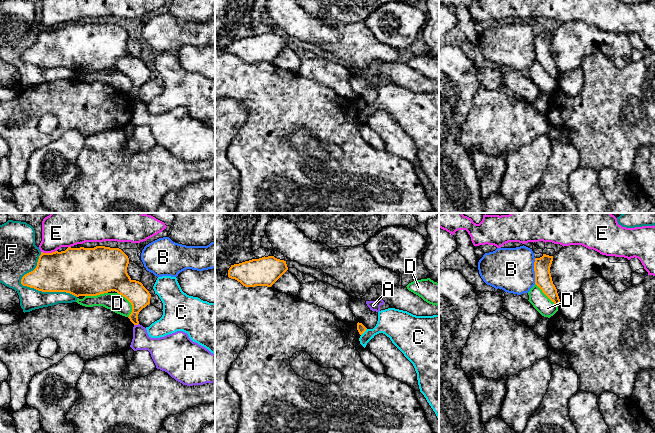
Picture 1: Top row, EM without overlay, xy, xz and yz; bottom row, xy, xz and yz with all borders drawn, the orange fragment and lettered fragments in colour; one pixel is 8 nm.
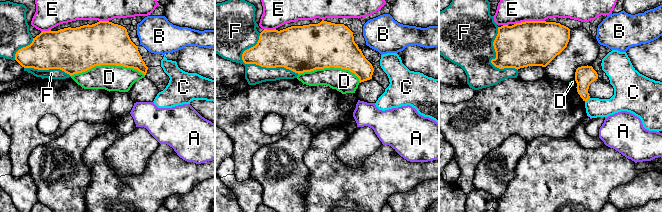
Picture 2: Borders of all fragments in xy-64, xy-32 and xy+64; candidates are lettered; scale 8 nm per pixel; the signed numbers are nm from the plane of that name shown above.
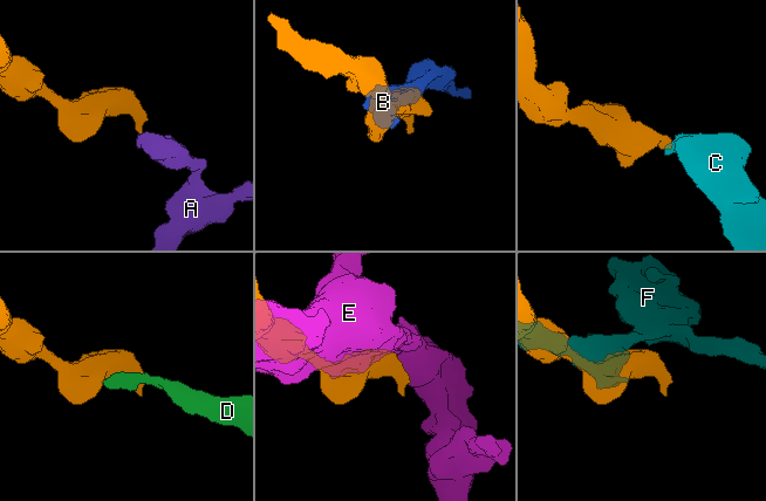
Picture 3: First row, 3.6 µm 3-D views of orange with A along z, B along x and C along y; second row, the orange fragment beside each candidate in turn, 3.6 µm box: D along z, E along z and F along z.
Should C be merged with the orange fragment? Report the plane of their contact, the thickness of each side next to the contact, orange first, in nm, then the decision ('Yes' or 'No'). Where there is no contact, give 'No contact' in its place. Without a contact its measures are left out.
Touches orange in xz. Thickness 70 nm (orange) against 240 nm. No

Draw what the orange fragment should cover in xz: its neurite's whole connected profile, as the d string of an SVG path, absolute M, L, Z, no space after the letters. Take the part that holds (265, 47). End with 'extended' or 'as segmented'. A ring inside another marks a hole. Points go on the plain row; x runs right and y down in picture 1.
M274 32L252 35L231 41L228 53L245 63L271 63L288 46L286 37Z; as segmented

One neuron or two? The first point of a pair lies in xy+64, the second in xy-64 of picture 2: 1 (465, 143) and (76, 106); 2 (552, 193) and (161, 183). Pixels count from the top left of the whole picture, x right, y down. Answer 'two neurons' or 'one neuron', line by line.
1: one neuron
2: one neuron

